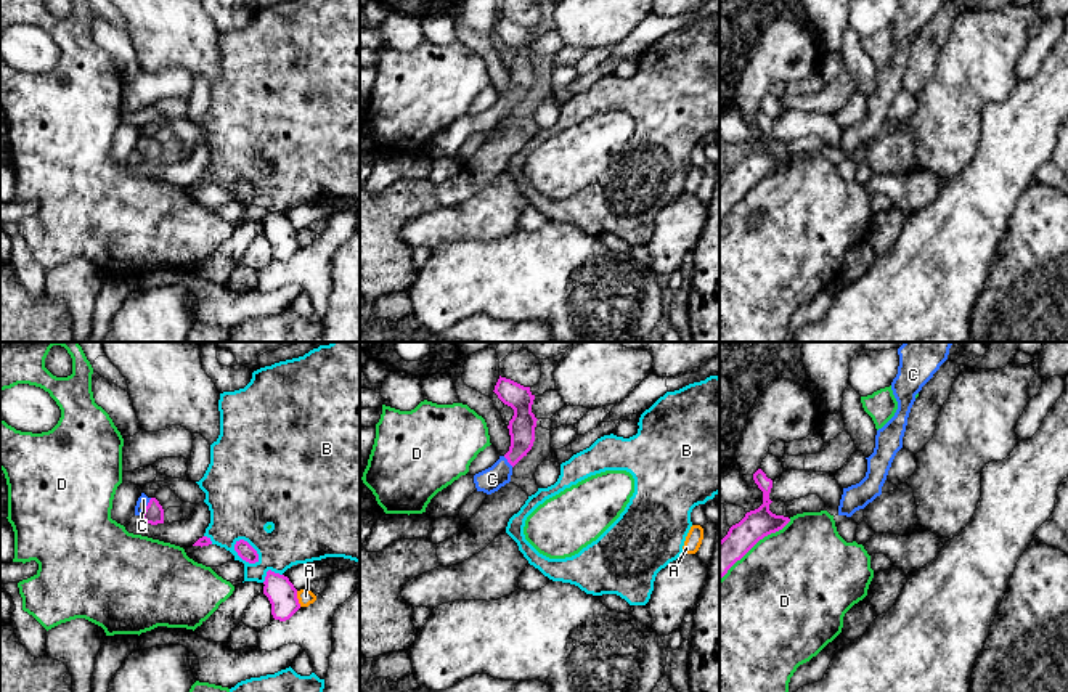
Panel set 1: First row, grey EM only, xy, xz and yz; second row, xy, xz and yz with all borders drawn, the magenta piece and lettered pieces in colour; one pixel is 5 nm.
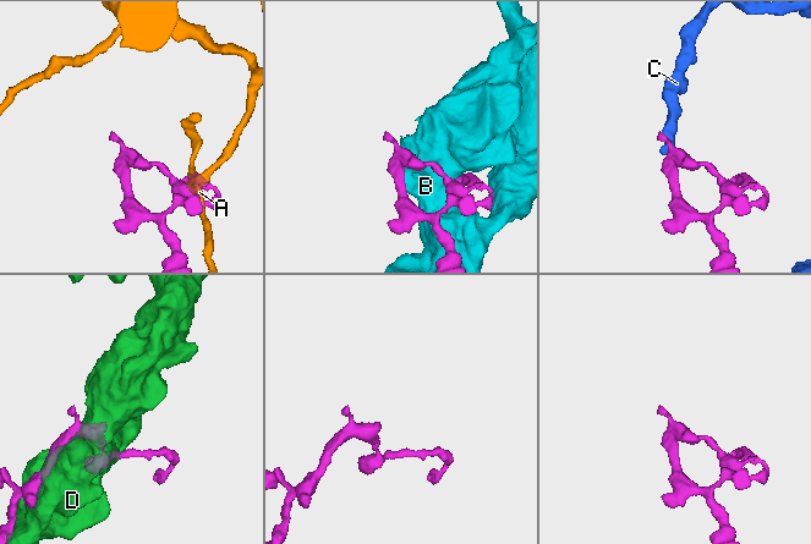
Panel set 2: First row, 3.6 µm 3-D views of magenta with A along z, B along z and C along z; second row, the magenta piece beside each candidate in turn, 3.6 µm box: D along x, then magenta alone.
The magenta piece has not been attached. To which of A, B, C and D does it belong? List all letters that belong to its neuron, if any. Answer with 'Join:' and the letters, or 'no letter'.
Join: C

